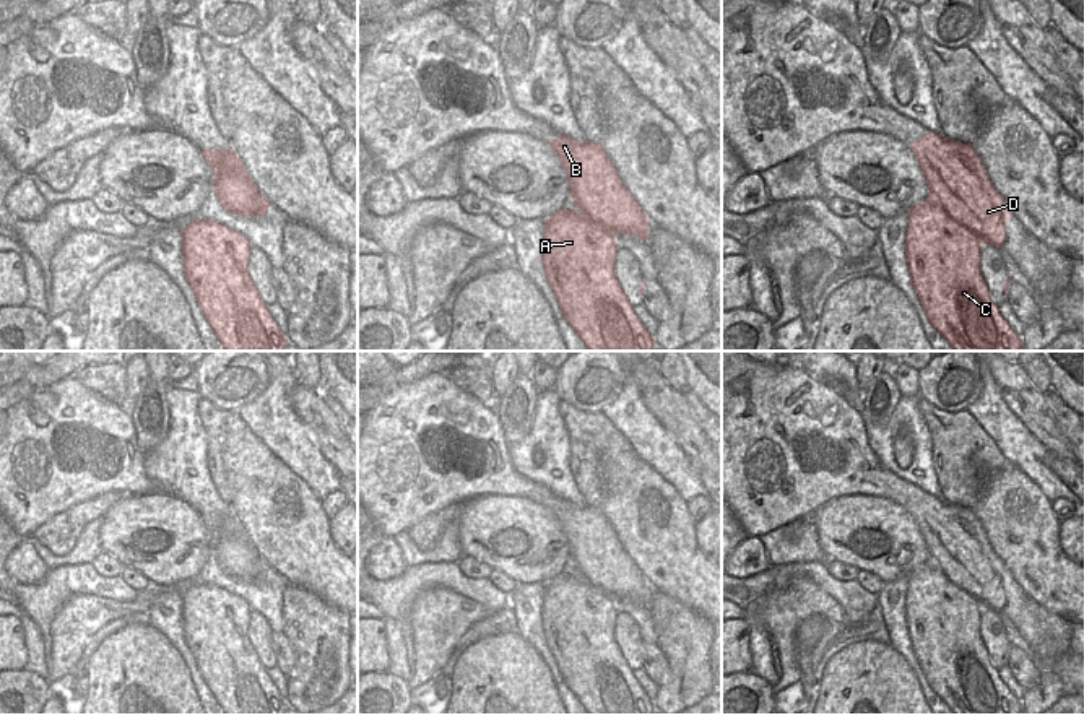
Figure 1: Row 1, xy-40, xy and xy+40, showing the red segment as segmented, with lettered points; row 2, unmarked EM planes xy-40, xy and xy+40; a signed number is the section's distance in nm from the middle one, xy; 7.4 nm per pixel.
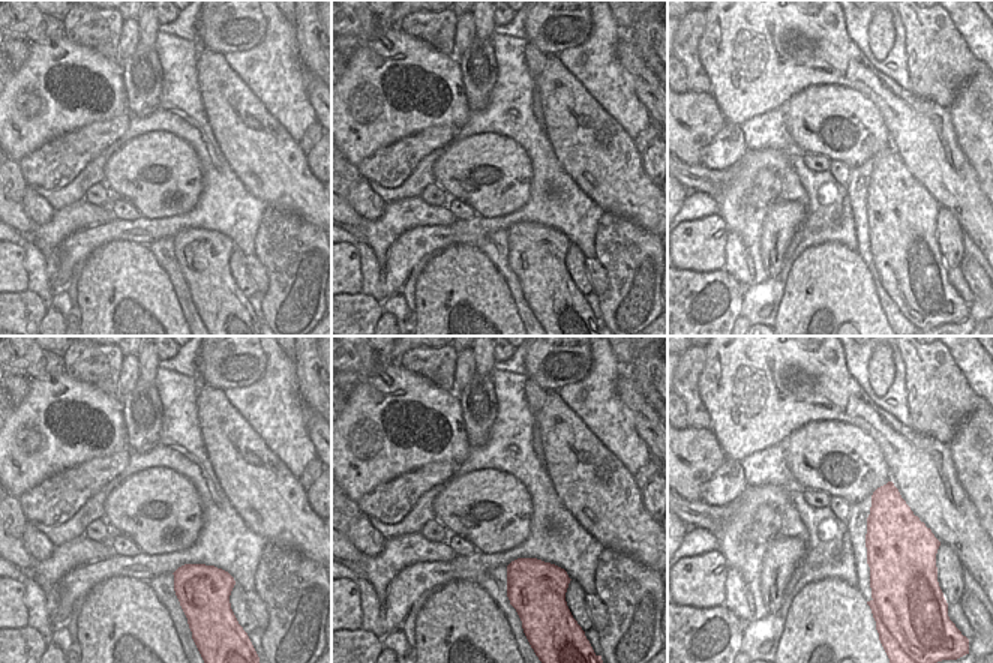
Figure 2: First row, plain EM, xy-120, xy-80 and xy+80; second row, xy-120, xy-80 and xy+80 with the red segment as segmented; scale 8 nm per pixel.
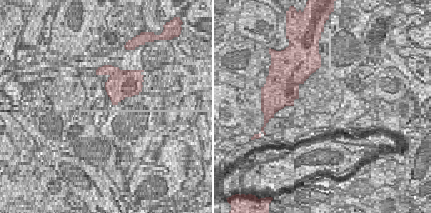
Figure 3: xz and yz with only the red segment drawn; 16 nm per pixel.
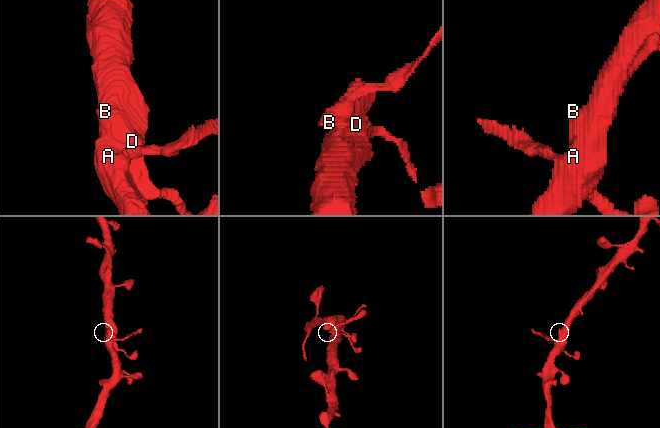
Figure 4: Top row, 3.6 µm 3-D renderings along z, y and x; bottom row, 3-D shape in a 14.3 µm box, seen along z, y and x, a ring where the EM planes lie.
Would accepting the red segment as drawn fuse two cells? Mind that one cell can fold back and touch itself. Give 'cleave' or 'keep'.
keep

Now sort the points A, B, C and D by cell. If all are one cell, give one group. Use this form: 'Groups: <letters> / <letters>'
Groups: A B C D

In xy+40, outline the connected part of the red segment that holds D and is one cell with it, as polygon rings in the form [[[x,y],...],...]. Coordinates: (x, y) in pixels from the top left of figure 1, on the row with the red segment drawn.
[[[928,132],[910,141],[910,150],[928,182],[930,197],[907,211],[905,260],[930,325],[954,351],[1021,351],[1022,340],[991,301],[980,268],[982,247],[999,249],[1004,244],[1011,208],[995,190],[970,143]]]

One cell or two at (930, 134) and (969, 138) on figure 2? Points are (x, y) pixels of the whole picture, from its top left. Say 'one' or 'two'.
two

